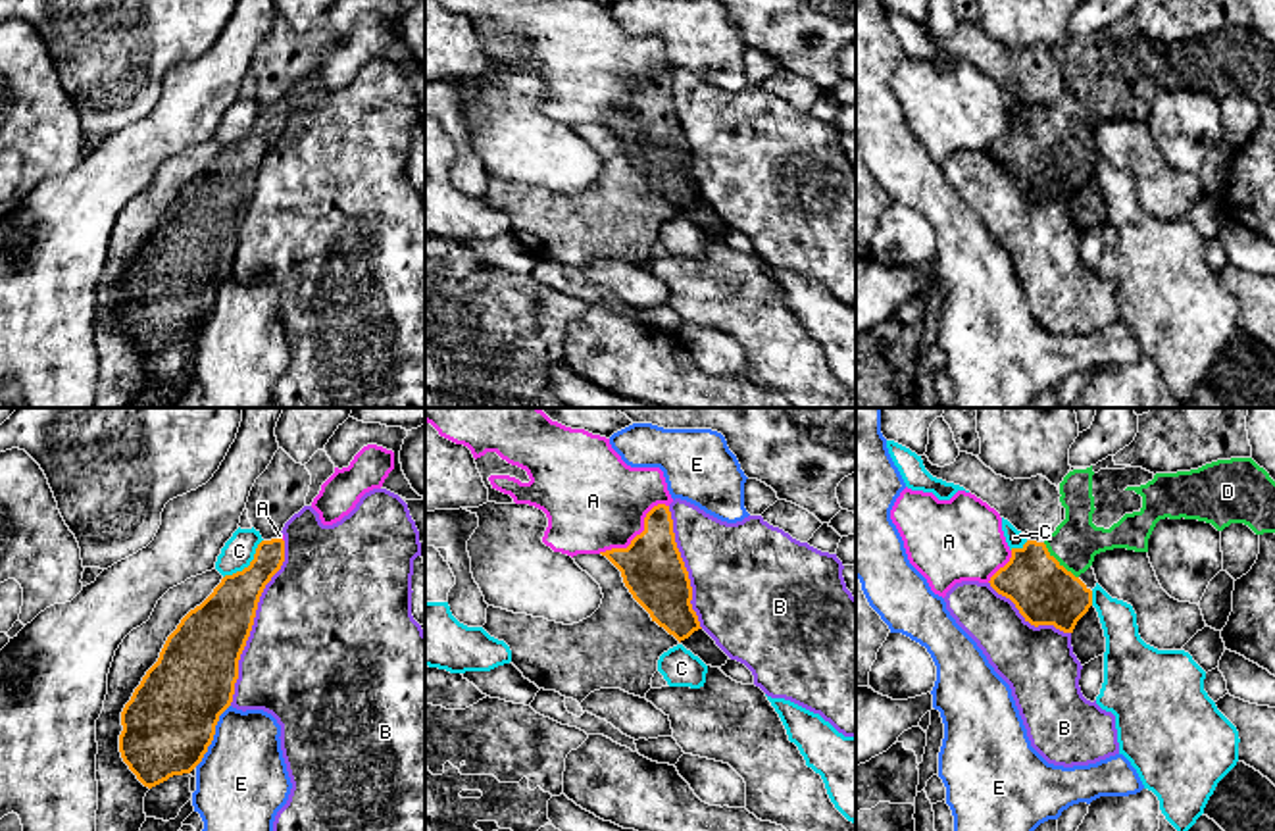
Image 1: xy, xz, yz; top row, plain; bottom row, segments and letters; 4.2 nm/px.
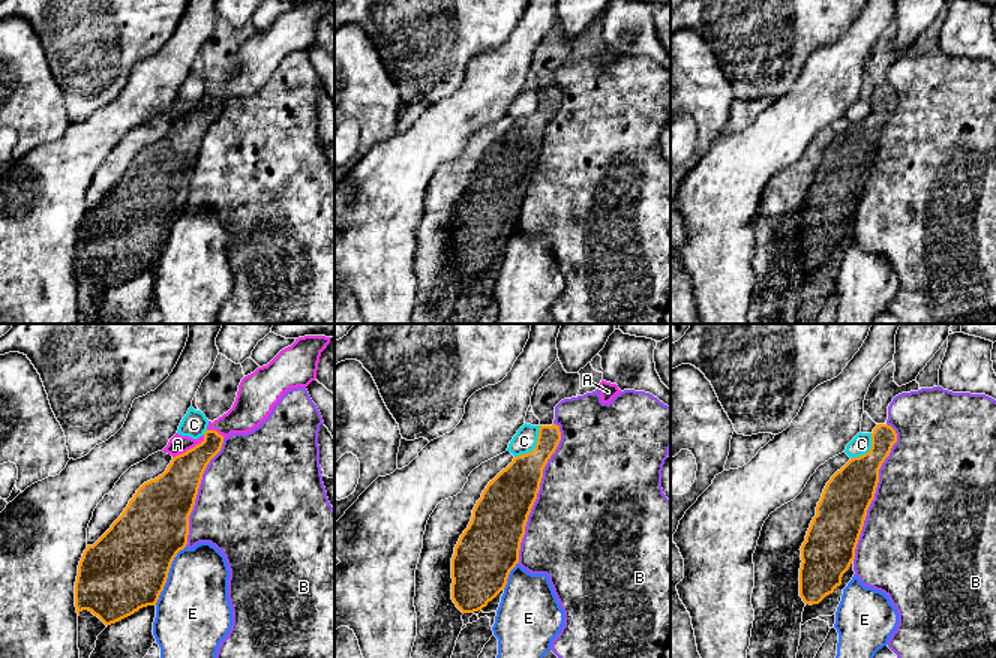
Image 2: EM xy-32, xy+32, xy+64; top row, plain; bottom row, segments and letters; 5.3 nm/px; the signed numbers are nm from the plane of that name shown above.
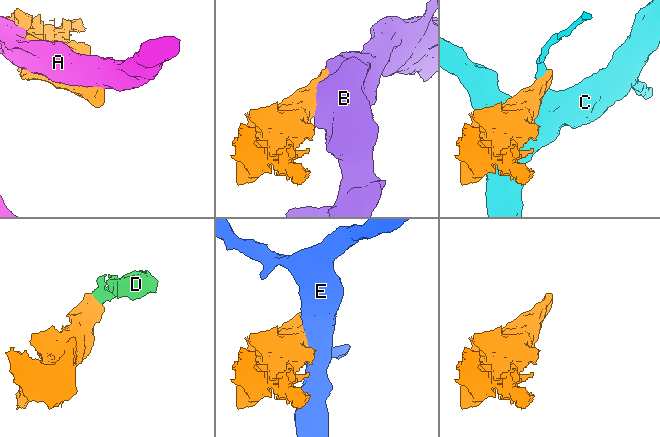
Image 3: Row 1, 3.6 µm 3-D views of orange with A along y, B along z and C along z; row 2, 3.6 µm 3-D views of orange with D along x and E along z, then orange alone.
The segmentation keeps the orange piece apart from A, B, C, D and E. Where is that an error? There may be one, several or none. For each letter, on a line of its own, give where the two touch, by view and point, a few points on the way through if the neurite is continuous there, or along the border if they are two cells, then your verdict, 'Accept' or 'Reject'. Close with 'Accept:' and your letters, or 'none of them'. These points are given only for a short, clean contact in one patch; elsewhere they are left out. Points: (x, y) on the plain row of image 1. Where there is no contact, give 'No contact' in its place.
A: Touches orange at xz (641, 102). Reject
B: Touches orange at xy (252, 193). Reject
C: Touches orange at xy (250, 133). Boundary: xy (262, 108), (254, 127), (224, 147). Reject
D: Touches orange at yz (1058, 131). Path across: yz (1045, 162), (1045, 145), (1058, 131), (1075, 110). Accept
E: Touches orange at xy (214, 302). Reject
Accept: D

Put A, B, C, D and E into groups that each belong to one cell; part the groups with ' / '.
A / B / C / D / E

